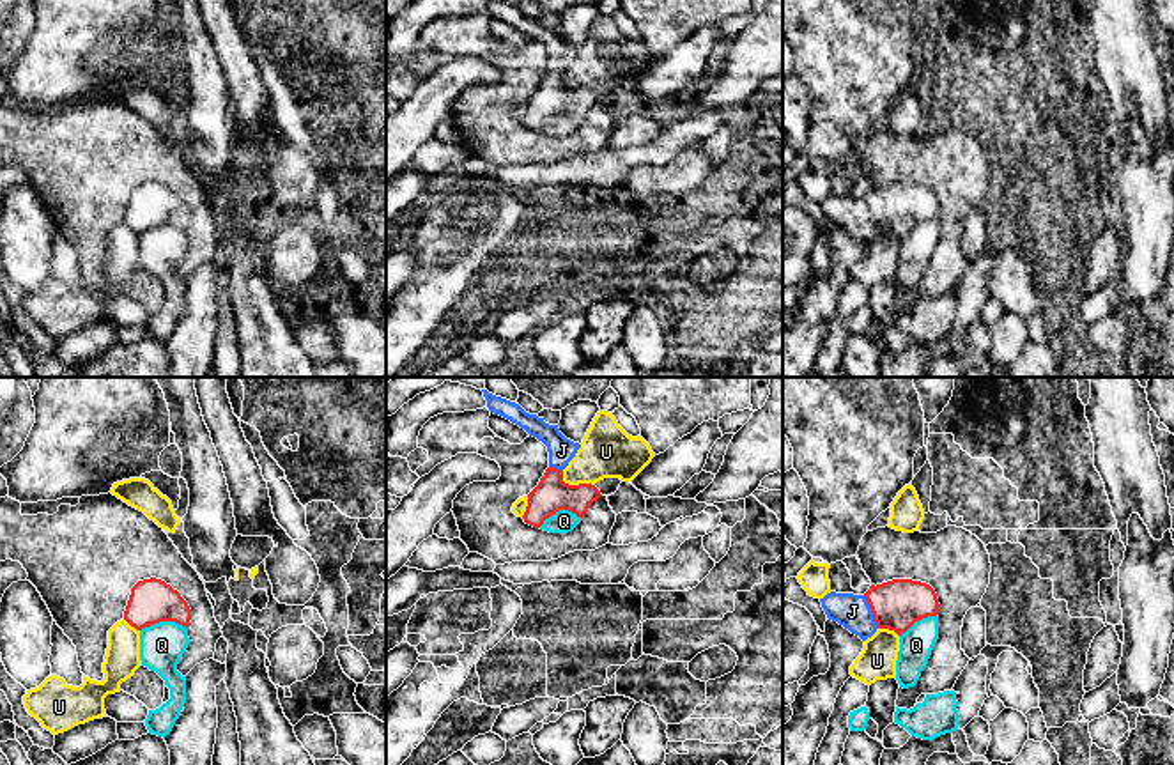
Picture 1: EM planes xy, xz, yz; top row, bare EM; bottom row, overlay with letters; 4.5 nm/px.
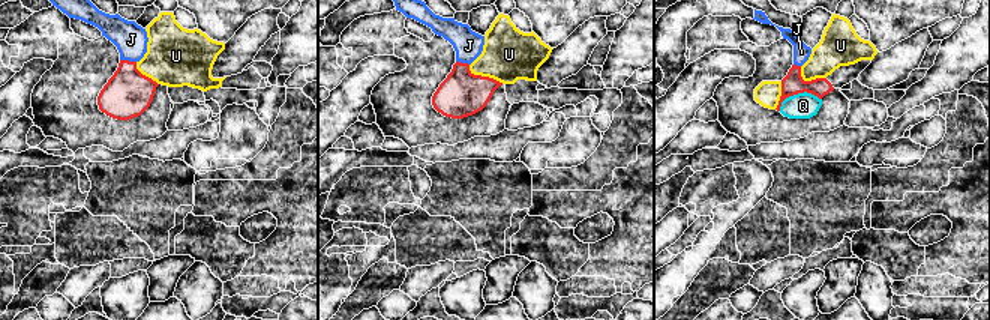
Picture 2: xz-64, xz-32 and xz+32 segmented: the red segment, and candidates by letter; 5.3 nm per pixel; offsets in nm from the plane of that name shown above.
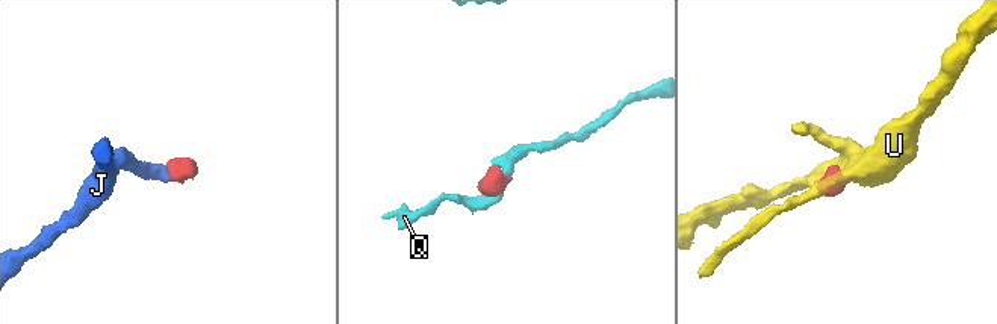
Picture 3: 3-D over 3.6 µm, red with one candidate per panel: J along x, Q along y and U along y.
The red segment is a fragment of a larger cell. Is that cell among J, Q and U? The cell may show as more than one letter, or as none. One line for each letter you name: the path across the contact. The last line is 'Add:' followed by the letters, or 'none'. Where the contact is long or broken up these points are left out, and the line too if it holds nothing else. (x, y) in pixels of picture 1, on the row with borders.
J: Path across: yz (896, 604), (880, 606), (872, 611), (852, 611)
Add: J

